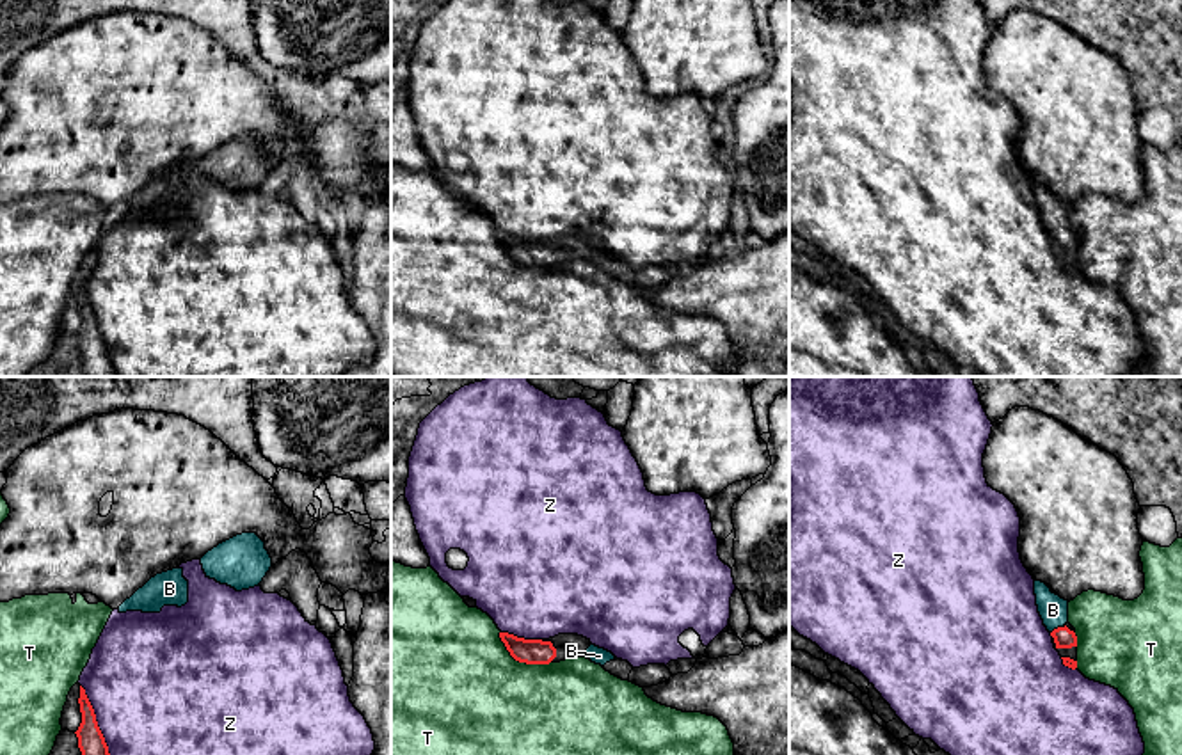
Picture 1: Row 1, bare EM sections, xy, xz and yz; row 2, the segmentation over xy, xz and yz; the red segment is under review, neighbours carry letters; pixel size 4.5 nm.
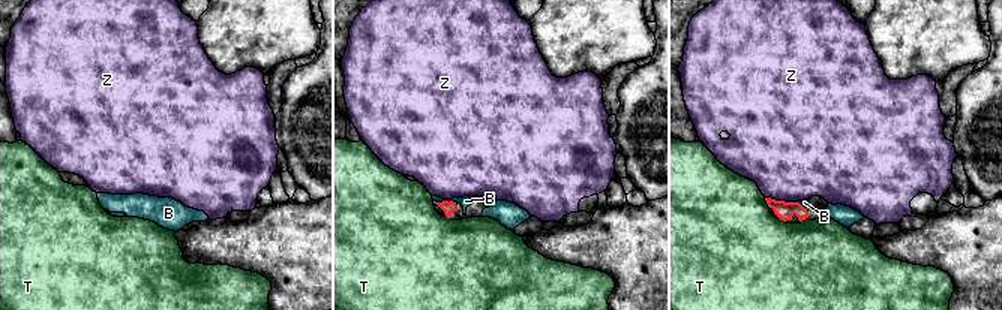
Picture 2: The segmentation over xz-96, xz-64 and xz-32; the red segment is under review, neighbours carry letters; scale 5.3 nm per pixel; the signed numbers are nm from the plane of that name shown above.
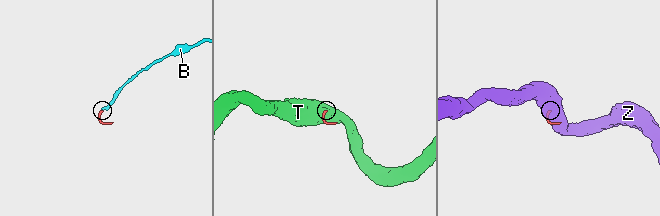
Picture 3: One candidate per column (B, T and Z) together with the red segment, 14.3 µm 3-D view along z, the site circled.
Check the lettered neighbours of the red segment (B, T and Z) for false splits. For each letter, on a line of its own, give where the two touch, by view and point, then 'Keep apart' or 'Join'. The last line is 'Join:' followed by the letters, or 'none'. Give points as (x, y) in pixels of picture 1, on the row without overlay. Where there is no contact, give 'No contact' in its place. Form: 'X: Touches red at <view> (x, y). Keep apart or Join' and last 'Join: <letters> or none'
B: Touches red at yz (1058, 230). Join
T: Touches red at xz (519, 263). Keep apart
Z: Touches red at xy (98, 331). Keep apart
Join: B

